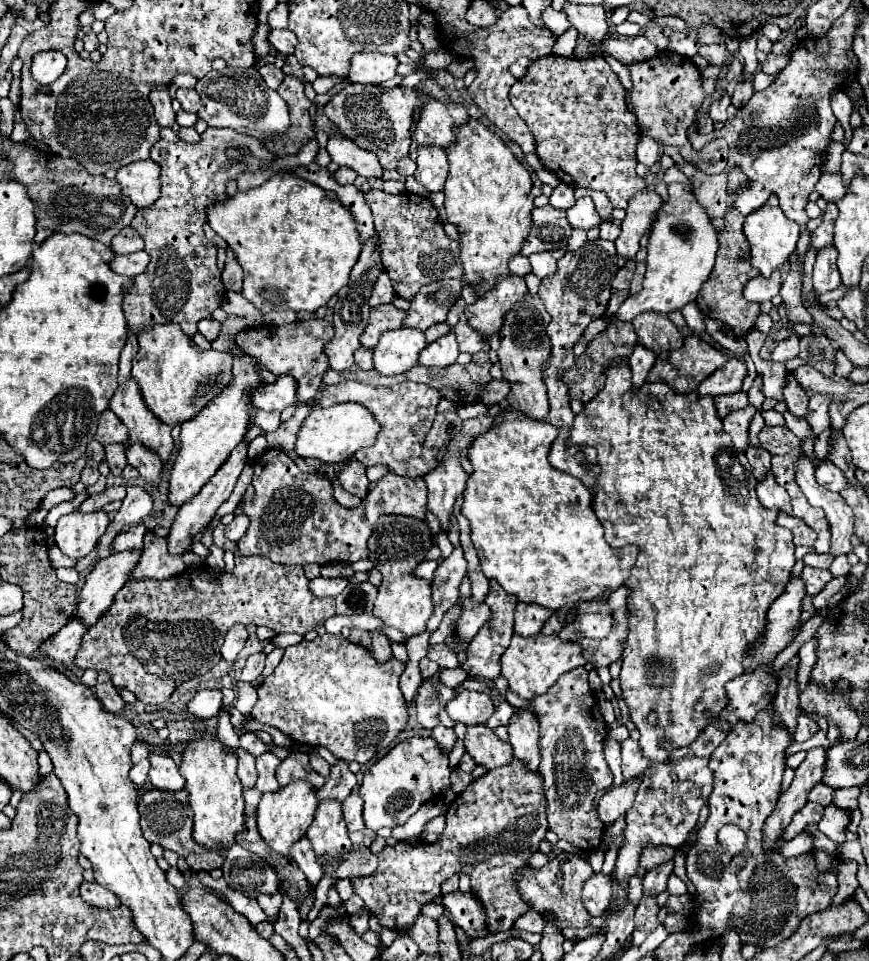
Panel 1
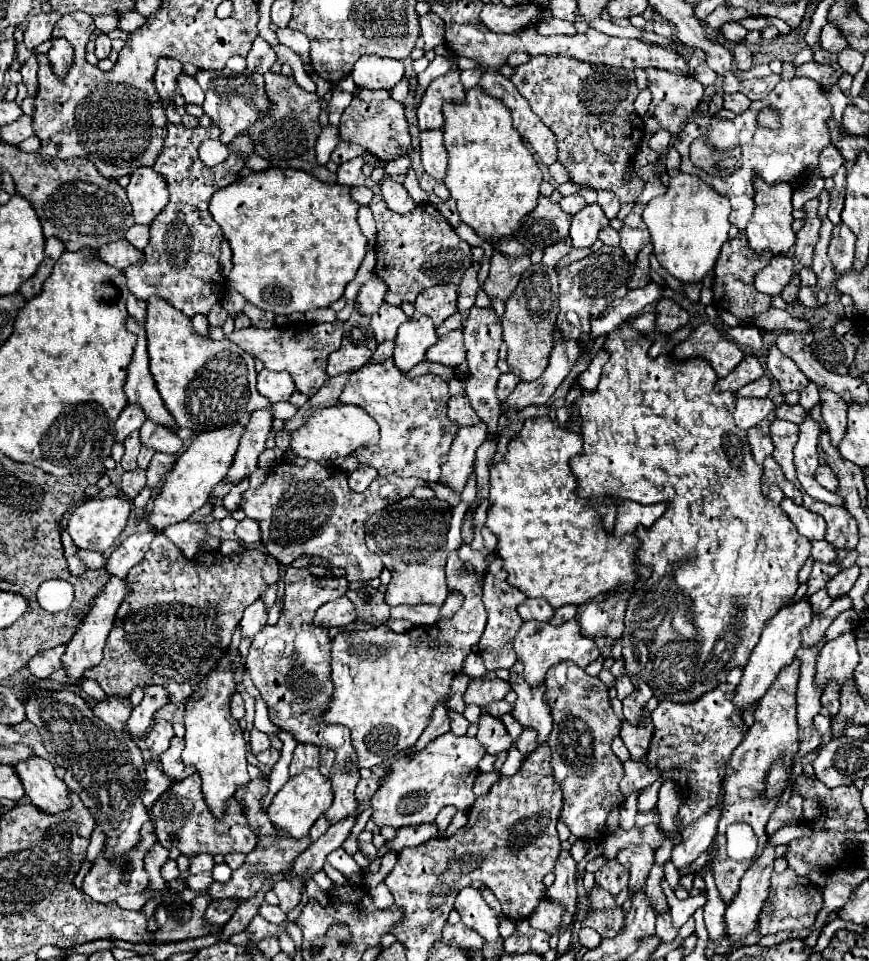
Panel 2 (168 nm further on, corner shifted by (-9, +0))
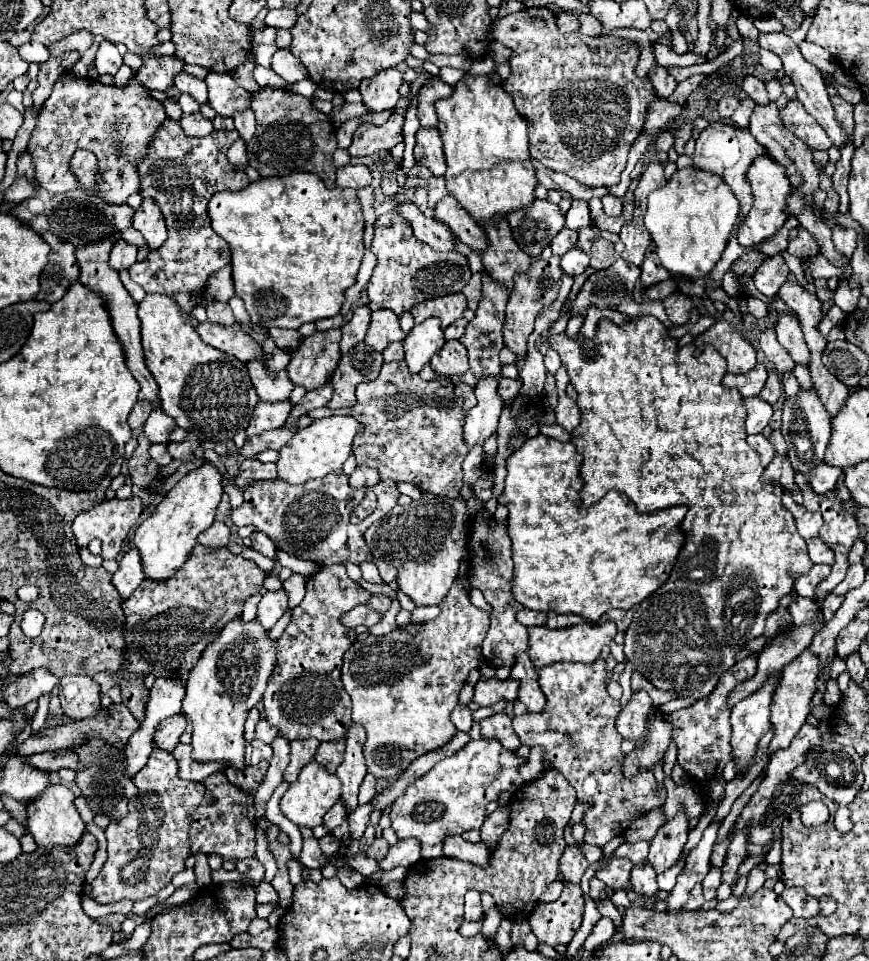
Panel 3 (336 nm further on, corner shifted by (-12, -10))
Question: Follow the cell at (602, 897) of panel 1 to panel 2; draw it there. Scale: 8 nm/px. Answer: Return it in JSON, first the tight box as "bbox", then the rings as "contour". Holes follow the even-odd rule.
{"bbox":[595,860,627,896],"contour":[[[609,860],[599,872],[595,872],[595,884],[611,896],[617,896],[623,888],[627,888],[627,870],[617,860]]]}

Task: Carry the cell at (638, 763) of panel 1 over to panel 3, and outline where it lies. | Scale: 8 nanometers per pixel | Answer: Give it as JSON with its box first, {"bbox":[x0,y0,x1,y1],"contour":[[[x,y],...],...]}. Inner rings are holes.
{"bbox":[616,690,654,746],"contour":[[[646,690],[632,692],[632,698],[628,700],[626,706],[622,706],[616,718],[616,728],[622,734],[622,738],[628,738],[636,746],[640,746],[646,736],[646,720],[650,716],[650,710],[654,710],[654,706],[648,692]]]}

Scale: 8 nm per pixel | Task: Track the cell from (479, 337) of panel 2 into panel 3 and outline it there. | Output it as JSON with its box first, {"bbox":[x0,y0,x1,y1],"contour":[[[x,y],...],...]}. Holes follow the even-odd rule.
{"bbox":[460,270,508,378],"contour":[[[484,270],[482,272],[482,300],[478,304],[476,316],[468,322],[466,334],[460,338],[460,342],[468,348],[468,358],[470,358],[470,370],[474,372],[476,378],[480,376],[500,376],[500,360],[498,352],[504,348],[502,340],[502,324],[504,324],[504,308],[506,308],[506,298],[508,298],[506,286],[494,282],[490,274]]]}

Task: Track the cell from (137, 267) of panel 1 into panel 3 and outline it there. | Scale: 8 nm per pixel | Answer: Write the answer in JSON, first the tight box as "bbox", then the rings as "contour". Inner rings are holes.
{"bbox":[110,240,138,270],"contour":[[[118,240],[118,242],[114,242],[114,248],[110,252],[110,266],[114,270],[130,268],[136,262],[136,254],[138,254],[138,246]]]}

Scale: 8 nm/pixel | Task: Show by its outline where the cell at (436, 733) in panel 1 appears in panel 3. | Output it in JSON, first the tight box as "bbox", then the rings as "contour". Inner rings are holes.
{"bbox":[452,704,472,732],"contour":[[[458,704],[452,710],[452,722],[456,724],[458,730],[470,732],[470,728],[472,728],[472,710],[468,706],[464,706],[464,704]]]}

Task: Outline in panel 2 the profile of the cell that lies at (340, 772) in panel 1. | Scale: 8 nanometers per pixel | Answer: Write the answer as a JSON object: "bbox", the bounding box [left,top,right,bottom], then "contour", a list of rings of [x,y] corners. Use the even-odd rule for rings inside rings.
{"bbox":[247,568,357,770],"contour":[[[287,568],[285,606],[281,618],[275,626],[265,626],[253,638],[247,654],[247,672],[269,706],[271,722],[279,724],[279,728],[287,728],[287,732],[291,732],[297,742],[335,750],[335,768],[341,770],[355,768],[357,754],[351,746],[347,728],[335,726],[335,734],[329,734],[329,728],[319,722],[319,716],[325,710],[333,692],[333,684],[329,678],[331,638],[327,636],[327,628],[315,628],[311,620],[315,608],[345,596],[345,592],[349,590],[347,584],[347,578],[327,576],[319,580],[305,568]]]}

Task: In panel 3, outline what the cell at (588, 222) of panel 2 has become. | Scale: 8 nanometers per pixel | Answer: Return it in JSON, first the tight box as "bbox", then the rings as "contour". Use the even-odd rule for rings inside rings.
{"bbox":[560,248,590,276],"contour":[[[574,248],[562,256],[560,268],[568,276],[578,276],[588,268],[588,262],[590,262],[590,258],[586,258],[586,254],[582,254],[582,250]]]}

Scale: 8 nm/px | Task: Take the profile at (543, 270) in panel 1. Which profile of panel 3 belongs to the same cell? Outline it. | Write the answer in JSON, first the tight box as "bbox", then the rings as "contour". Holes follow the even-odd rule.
{"bbox":[550,226,578,256],"contour":[[[564,226],[564,228],[562,228],[562,230],[552,238],[552,242],[550,242],[552,252],[554,252],[554,254],[558,254],[558,256],[564,256],[570,248],[574,248],[576,240],[578,240],[576,230],[570,230],[570,228],[566,228],[566,226]]]}

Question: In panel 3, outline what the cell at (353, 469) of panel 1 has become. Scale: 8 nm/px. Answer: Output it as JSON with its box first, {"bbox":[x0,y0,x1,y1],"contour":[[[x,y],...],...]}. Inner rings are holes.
{"bbox":[350,466,378,488],"contour":[[[358,466],[352,474],[350,474],[350,486],[352,488],[368,488],[374,486],[378,482],[378,470],[368,468],[368,466]]]}

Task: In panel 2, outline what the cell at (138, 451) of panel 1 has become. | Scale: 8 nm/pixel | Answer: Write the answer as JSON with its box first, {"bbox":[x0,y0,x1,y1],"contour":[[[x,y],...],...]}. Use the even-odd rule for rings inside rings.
{"bbox":[139,420,183,454],"contour":[[[145,420],[145,424],[139,430],[141,444],[155,450],[155,452],[165,452],[165,454],[177,454],[183,446],[175,430],[163,428],[151,420]]]}

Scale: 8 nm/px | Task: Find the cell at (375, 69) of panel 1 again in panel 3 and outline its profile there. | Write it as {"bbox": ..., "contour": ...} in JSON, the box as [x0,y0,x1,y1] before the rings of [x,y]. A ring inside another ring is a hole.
{"bbox":[358,68,402,112],"contour":[[[396,68],[382,70],[374,78],[366,78],[358,90],[362,94],[362,104],[372,112],[382,112],[394,108],[400,100],[398,86],[402,84],[402,74]]]}

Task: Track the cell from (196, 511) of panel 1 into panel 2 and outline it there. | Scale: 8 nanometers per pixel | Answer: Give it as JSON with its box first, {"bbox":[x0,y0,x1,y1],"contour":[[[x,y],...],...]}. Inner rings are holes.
{"bbox":[223,410,271,484],"contour":[[[255,410],[251,414],[251,420],[247,424],[247,432],[243,434],[235,460],[227,472],[227,476],[223,478],[225,484],[239,484],[245,476],[253,474],[257,470],[257,458],[259,454],[265,450],[265,440],[269,436],[271,430],[271,412],[269,410]]]}

